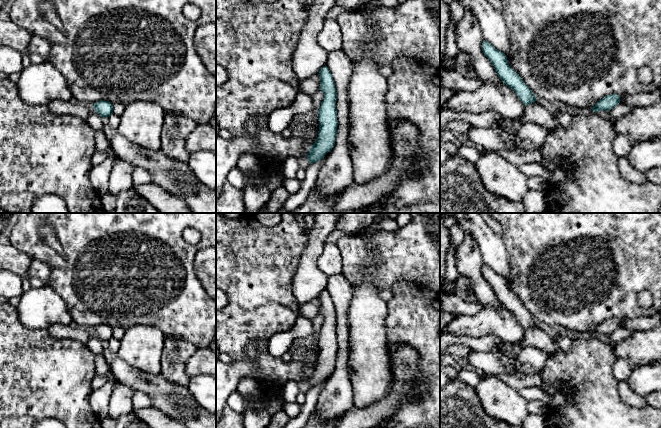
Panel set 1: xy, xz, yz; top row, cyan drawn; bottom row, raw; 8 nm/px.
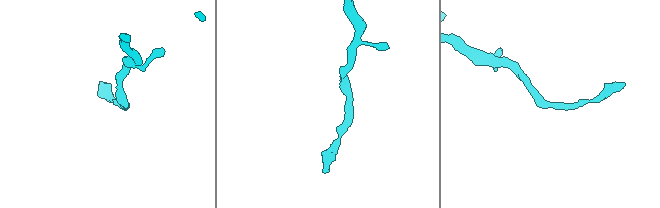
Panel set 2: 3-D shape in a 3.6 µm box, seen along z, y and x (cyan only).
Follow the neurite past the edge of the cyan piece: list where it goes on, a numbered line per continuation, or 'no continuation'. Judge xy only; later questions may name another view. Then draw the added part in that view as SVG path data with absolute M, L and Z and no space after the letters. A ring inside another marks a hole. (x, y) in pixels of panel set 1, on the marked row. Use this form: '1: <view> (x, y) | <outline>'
no continuation

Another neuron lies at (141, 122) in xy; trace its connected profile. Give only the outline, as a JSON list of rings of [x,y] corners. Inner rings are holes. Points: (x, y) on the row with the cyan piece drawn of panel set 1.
[[[135,101],[125,106],[117,132],[131,142],[149,149],[161,146],[165,112],[152,101]]]

